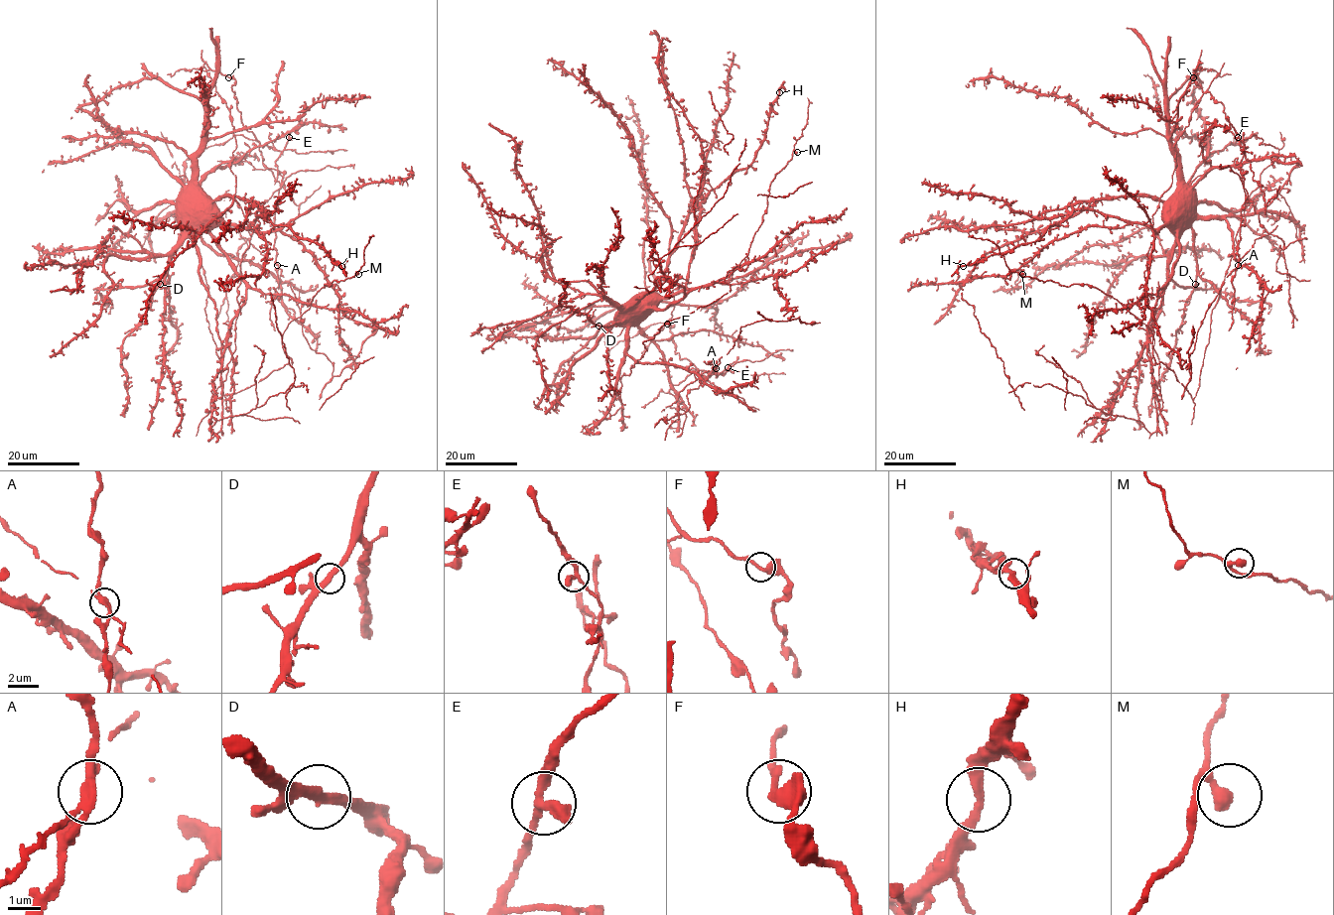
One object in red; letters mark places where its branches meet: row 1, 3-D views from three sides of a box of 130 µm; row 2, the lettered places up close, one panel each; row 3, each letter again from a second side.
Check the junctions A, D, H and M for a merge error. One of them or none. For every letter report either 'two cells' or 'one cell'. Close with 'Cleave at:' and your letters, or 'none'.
A: two cells
D: one cell
H: one cell
M: one cell
Cleave at: A

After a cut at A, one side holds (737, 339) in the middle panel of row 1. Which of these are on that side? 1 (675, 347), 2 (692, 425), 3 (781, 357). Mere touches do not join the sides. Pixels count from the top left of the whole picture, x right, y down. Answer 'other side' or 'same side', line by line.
1: other side
2: same side
3: same side

